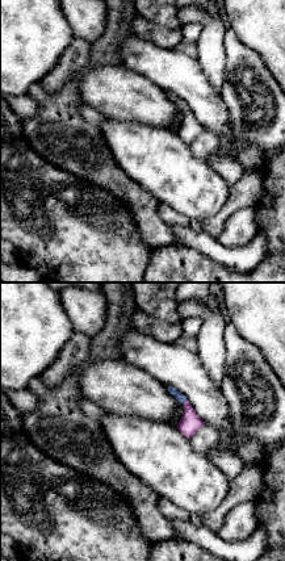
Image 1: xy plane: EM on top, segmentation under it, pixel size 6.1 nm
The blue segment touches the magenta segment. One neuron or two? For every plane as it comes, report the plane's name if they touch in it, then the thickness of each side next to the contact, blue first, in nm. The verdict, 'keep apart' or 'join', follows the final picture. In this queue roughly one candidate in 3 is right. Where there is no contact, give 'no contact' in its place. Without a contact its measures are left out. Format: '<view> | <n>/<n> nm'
xy | 50/130 nm

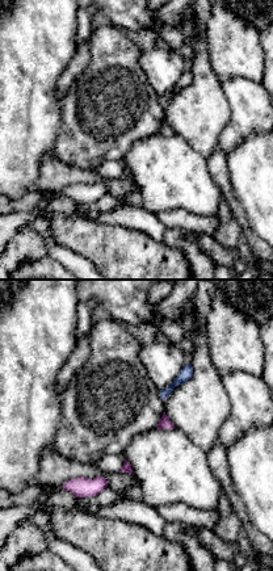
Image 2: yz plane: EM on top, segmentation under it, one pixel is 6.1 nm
yz | 80/20 nm

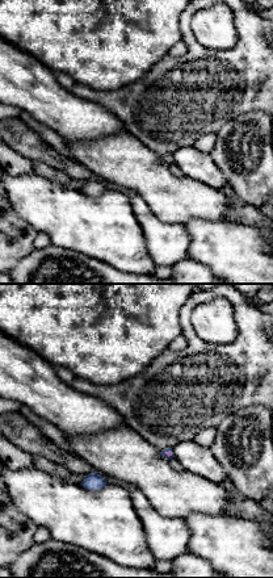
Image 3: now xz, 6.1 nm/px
xz | 30/30 nm

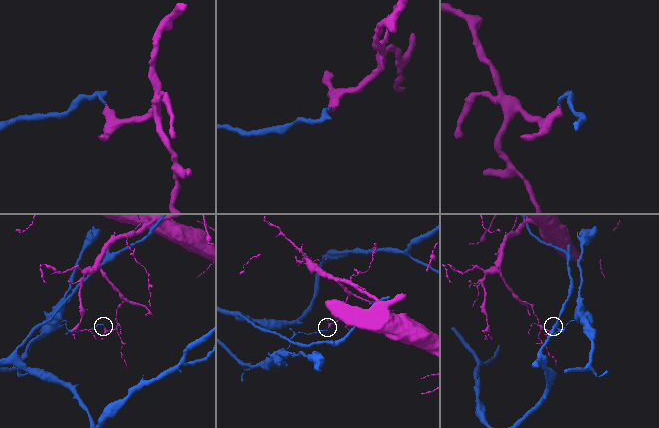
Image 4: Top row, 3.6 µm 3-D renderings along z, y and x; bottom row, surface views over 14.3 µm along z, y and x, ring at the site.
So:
keep apart

